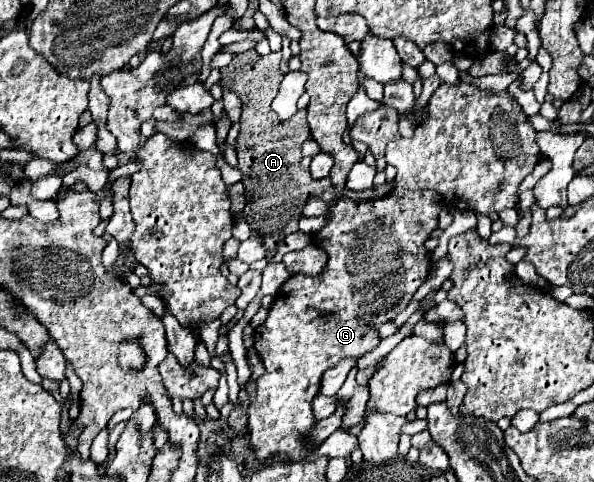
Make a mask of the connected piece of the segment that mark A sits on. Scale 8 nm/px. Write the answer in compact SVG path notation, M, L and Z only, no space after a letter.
M245 52L235 54L231 60L231 66L221 68L221 88L233 90L243 102L243 114L241 114L241 128L237 138L237 160L239 170L243 174L243 186L245 186L245 210L243 218L251 226L253 232L257 232L267 244L277 246L285 240L285 236L297 232L297 222L301 218L303 206L313 198L315 192L319 192L321 200L325 196L335 196L335 188L329 178L313 180L307 170L301 170L301 144L311 136L307 126L307 110L300 109L287 120L285 124L277 118L277 114L271 110L271 102L275 98L275 92L279 90L279 84L283 80L283 74L279 70L279 58L261 58L257 52Z

